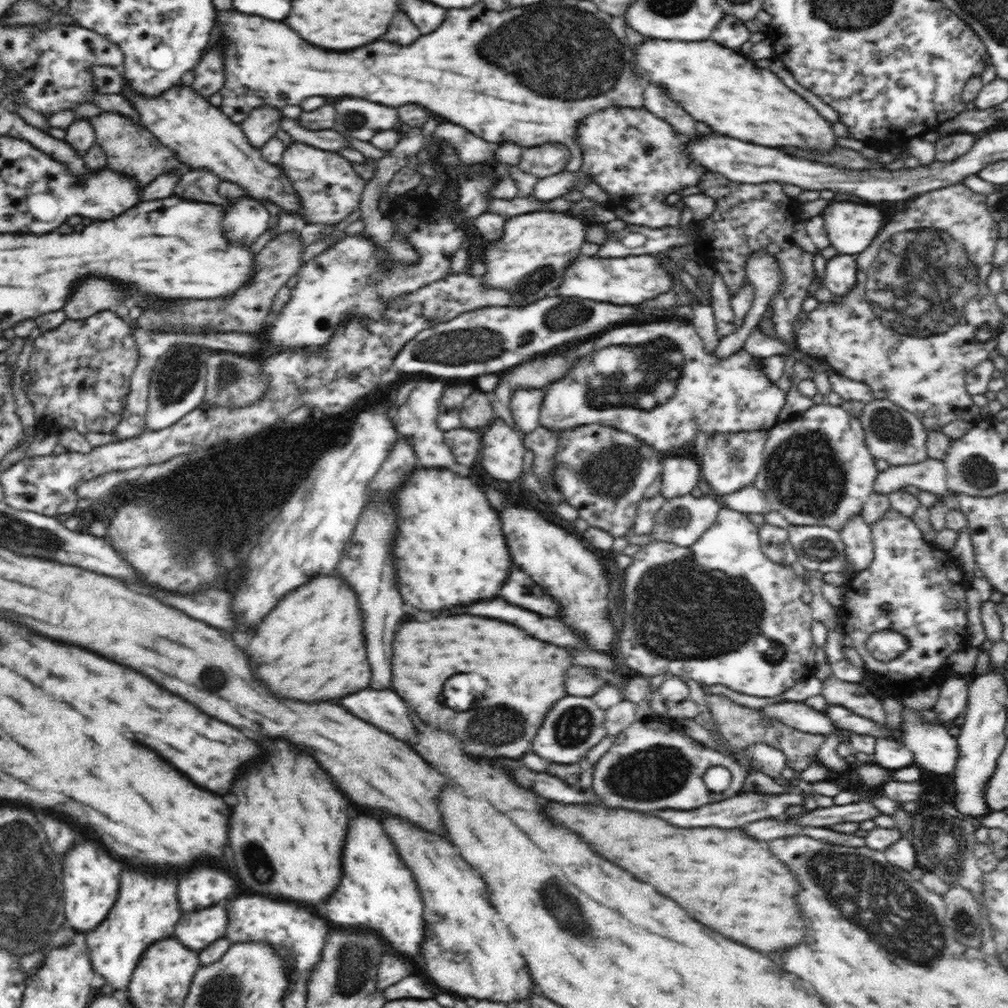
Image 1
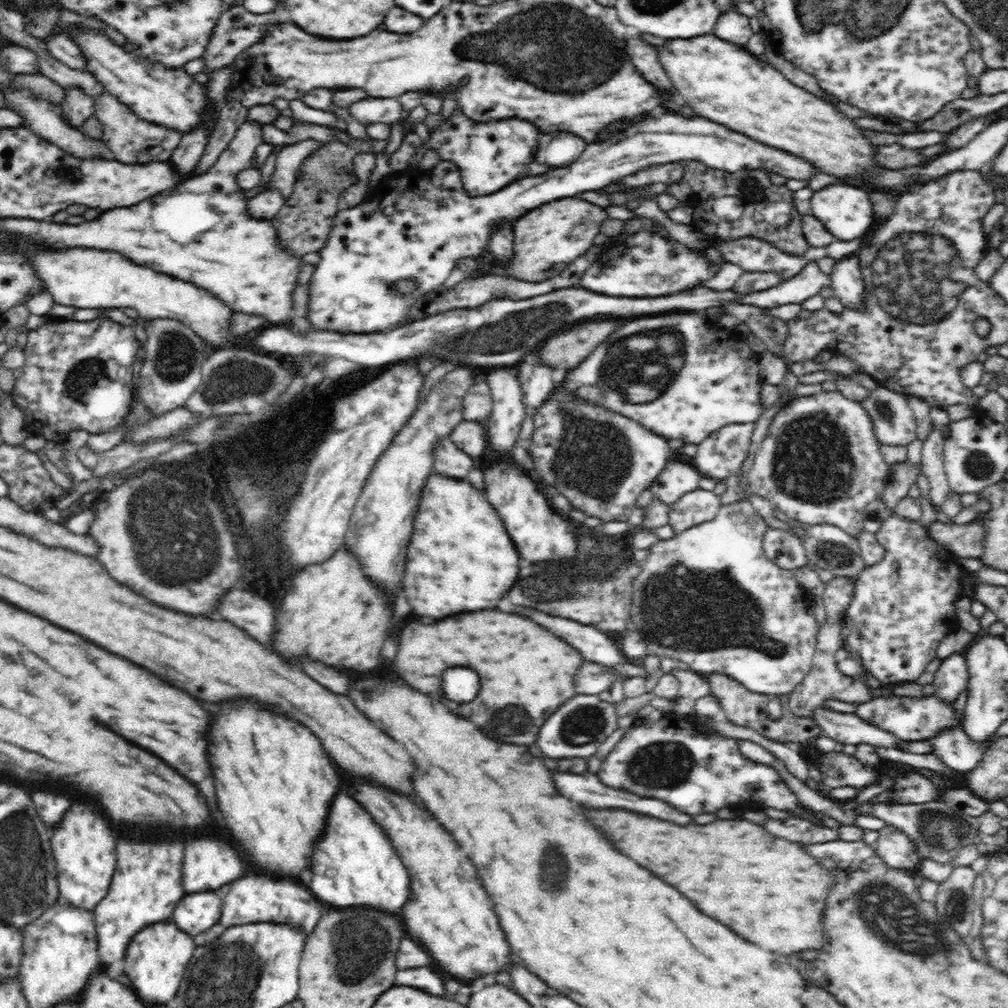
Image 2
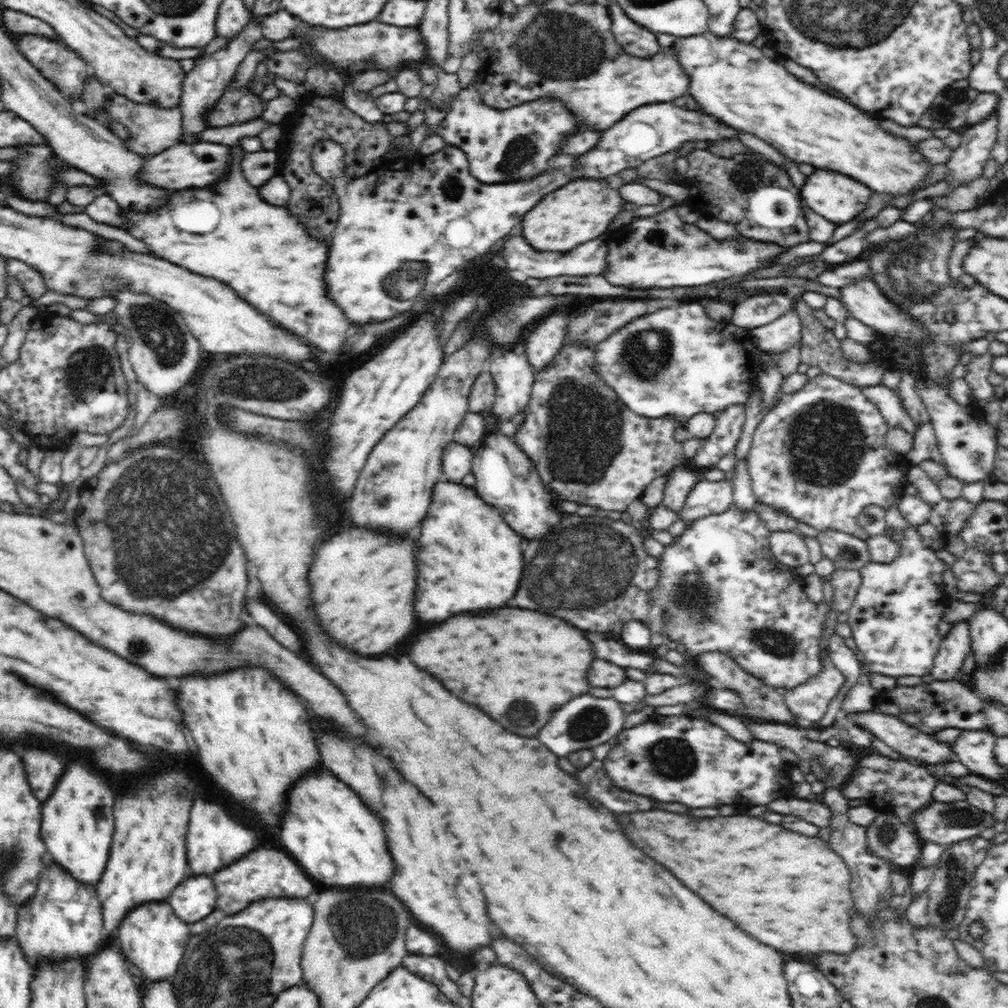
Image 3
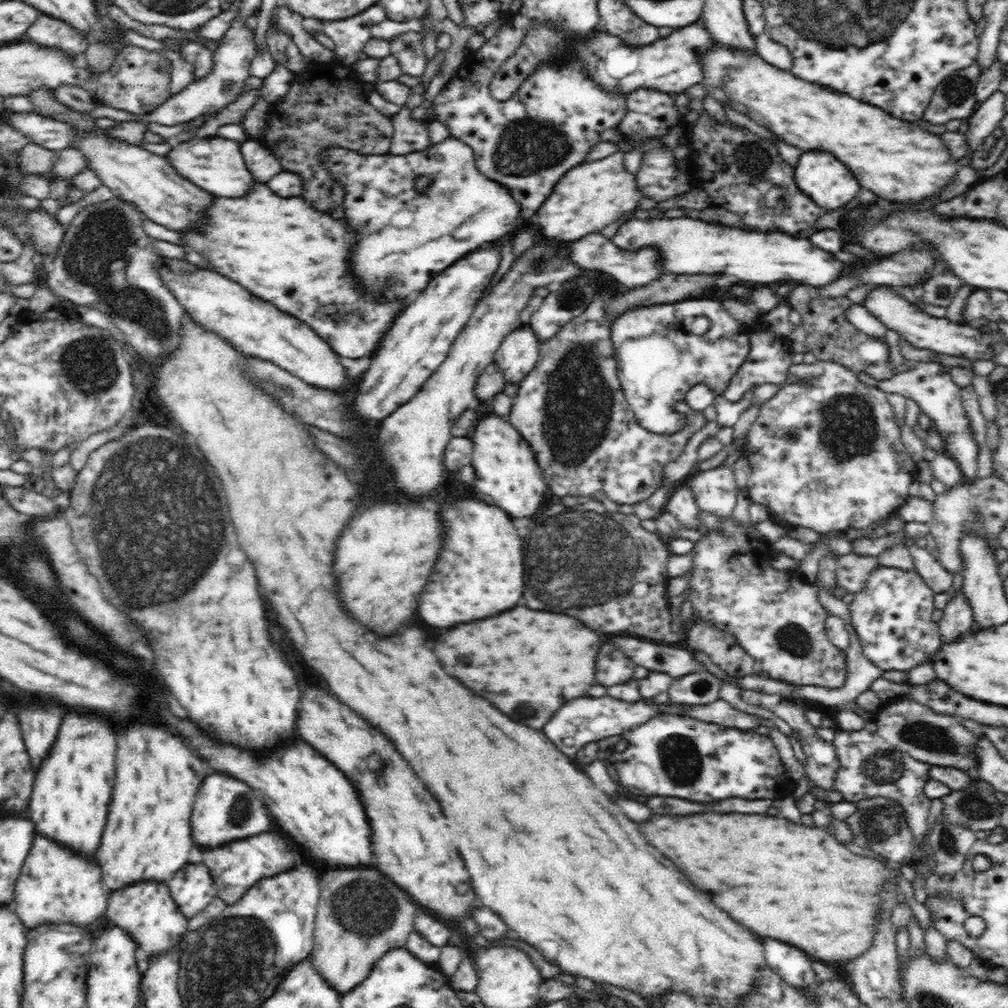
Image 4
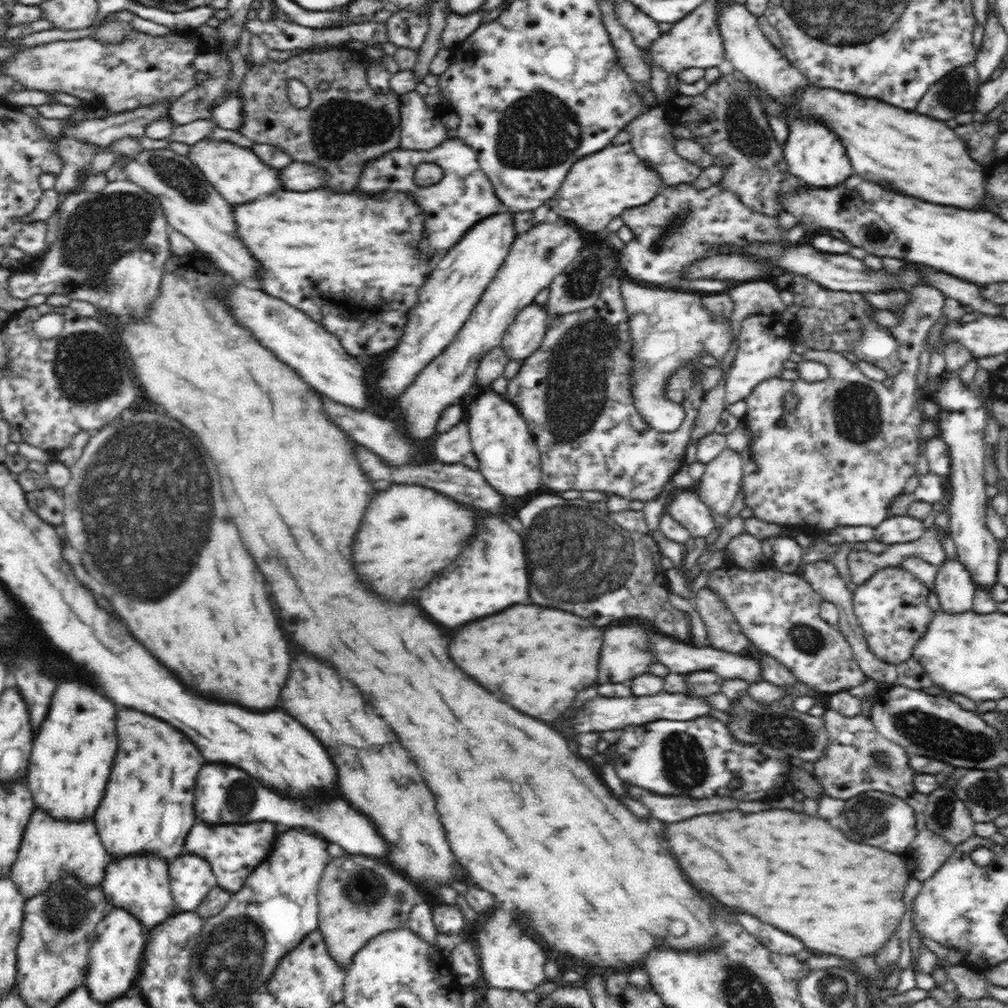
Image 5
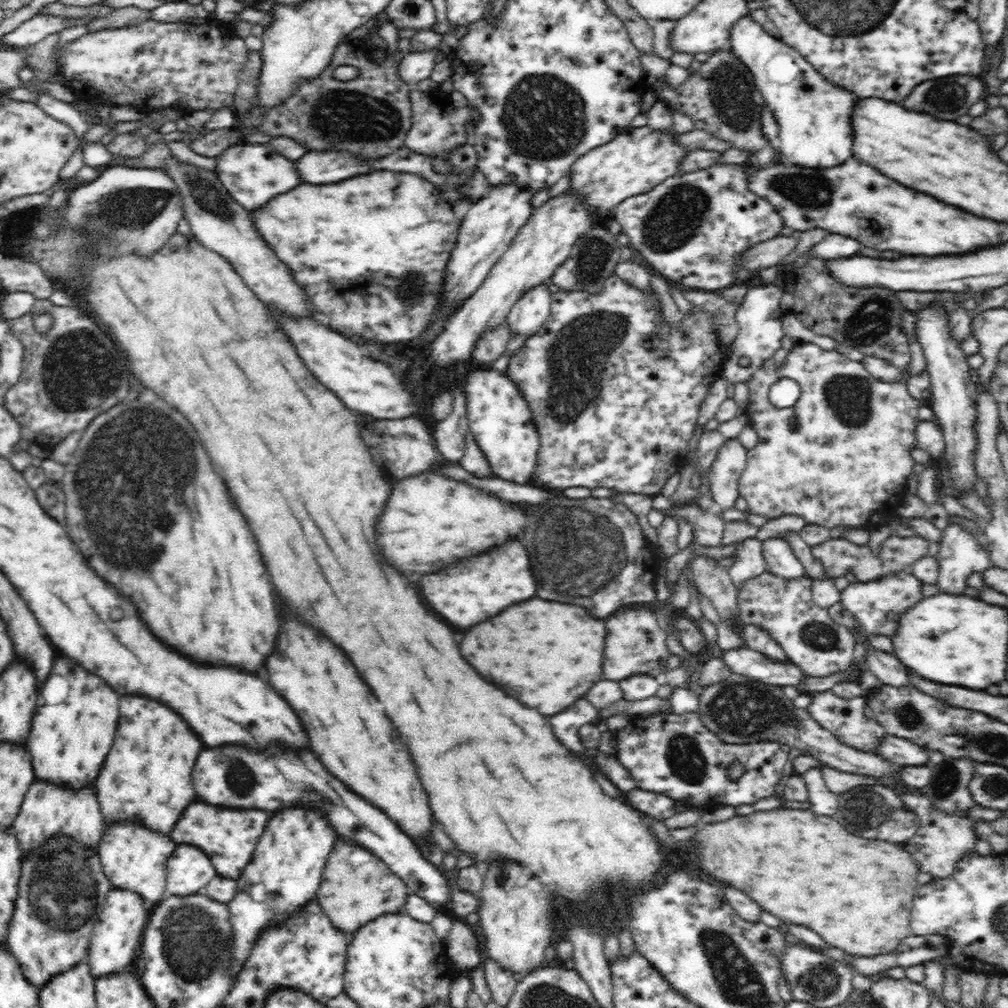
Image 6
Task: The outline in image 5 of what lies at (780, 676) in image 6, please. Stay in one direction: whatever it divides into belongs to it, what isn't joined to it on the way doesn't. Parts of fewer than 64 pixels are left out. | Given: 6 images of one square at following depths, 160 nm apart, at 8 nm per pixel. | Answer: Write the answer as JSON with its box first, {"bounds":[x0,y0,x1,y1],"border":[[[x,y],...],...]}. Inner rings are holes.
{"bounds":[647,632,762,684],"border":[[[653,632],[647,636],[647,640],[651,642],[651,648],[654,650],[658,662],[664,664],[668,668],[668,672],[688,674],[698,670],[710,670],[723,679],[740,678],[748,681],[748,684],[762,680],[761,664],[757,659],[748,657],[748,655],[732,654],[710,646],[694,646],[667,636],[658,637]]]}

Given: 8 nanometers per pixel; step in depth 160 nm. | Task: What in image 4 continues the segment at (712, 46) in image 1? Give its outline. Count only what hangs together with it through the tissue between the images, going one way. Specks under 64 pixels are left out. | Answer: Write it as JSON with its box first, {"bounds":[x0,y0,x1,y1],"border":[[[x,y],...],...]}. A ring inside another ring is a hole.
{"bounds":[699,43,958,202],"border":[[[716,43],[699,56],[703,72],[704,88],[716,102],[730,106],[736,112],[742,112],[758,126],[774,132],[782,142],[796,146],[796,149],[822,150],[836,156],[858,179],[863,189],[868,188],[879,199],[902,202],[902,200],[923,201],[928,196],[936,196],[958,172],[956,162],[950,158],[940,136],[924,132],[920,126],[892,118],[885,110],[866,102],[856,100],[849,94],[836,94],[830,88],[804,82],[790,72],[784,72],[773,64],[766,62],[756,51],[740,51]]]}

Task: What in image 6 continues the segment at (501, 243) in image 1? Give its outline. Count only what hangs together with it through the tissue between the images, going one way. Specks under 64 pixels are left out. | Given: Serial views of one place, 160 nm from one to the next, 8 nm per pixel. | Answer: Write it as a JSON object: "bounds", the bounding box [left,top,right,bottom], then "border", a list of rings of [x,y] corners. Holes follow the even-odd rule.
{"bounds":[569,125,688,216],"border":[[[648,125],[630,128],[614,140],[590,150],[571,164],[569,192],[577,192],[585,205],[598,216],[612,216],[616,206],[634,194],[650,192],[654,186],[681,172],[679,162],[688,149],[675,142],[672,132],[660,132]]]}

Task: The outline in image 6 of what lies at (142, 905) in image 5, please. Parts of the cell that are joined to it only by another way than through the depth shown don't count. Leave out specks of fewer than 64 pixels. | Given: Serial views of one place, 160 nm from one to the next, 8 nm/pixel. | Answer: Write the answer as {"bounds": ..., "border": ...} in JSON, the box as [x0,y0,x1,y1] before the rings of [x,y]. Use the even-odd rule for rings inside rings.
{"bounds":[98,822,177,906],"border":[[[114,822],[105,826],[98,851],[104,875],[113,887],[136,892],[140,899],[152,906],[158,905],[166,898],[167,863],[177,845],[171,836],[146,829],[141,824]]]}

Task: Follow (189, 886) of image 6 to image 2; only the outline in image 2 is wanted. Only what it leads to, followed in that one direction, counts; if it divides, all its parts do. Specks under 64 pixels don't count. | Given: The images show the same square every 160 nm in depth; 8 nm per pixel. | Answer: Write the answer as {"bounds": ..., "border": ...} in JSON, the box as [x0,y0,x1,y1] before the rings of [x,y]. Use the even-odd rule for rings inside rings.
{"bounds":[172,891,221,937],"border":[[[214,891],[188,894],[174,908],[172,921],[186,934],[194,937],[212,928],[221,918],[221,901]]]}

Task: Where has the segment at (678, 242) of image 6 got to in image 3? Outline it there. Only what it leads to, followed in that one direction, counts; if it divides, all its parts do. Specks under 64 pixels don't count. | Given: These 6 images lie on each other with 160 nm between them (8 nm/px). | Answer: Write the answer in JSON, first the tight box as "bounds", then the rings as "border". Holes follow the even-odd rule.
{"bounds":[496,233,610,278],"border":[[[602,233],[598,238],[584,242],[580,246],[576,246],[570,252],[540,252],[539,250],[532,250],[522,236],[508,236],[504,238],[504,244],[500,250],[496,250],[498,254],[506,260],[506,266],[509,270],[520,270],[524,272],[529,278],[552,278],[556,276],[590,276],[590,274],[602,274],[604,266],[606,266],[606,255],[608,252],[607,241],[610,234]]]}

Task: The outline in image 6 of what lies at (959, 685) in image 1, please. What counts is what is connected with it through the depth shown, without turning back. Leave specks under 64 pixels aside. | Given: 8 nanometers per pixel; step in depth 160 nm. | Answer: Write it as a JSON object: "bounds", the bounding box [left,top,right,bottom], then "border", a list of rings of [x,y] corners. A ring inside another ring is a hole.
{"bounds":[935,523,990,594],"border":[[[957,523],[941,528],[940,549],[935,555],[939,573],[936,586],[944,594],[964,594],[966,579],[990,566],[987,549]]]}

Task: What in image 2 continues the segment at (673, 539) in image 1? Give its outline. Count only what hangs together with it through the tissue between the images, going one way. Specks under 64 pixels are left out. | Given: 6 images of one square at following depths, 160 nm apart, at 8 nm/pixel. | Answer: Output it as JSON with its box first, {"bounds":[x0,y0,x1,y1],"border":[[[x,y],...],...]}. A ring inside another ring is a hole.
{"bounds":[669,489,722,535],"border":[[[697,489],[678,499],[669,506],[669,527],[678,535],[686,528],[712,520],[722,506],[720,496],[710,490]]]}

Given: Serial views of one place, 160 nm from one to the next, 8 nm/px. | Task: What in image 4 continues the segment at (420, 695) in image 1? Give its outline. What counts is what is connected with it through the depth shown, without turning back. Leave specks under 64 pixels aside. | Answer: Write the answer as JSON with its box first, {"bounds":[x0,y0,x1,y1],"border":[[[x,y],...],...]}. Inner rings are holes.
{"bounds":[434,606,600,728],"border":[[[518,606],[492,618],[452,626],[436,638],[434,654],[450,676],[458,678],[466,688],[474,690],[478,696],[488,698],[504,714],[512,716],[512,722],[524,722],[524,726],[542,728],[564,702],[584,696],[584,692],[596,684],[594,658],[598,656],[600,646],[600,634],[584,628],[578,620],[566,614],[548,614],[542,610]]]}

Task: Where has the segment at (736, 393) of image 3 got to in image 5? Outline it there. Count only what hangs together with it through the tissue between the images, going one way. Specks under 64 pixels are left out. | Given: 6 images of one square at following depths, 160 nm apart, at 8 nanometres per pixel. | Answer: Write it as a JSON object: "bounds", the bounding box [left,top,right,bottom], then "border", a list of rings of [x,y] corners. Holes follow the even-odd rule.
{"bounds":[620,274,734,432],"border":[[[620,274],[620,278],[624,278],[621,280],[621,295],[632,339],[634,406],[648,427],[658,432],[674,432],[684,422],[686,411],[681,404],[664,395],[669,379],[681,367],[696,364],[704,354],[721,360],[734,342],[732,326],[726,319],[718,321],[712,318],[704,308],[702,298],[696,294],[648,288],[644,286],[646,283],[632,280],[625,274]]]}

